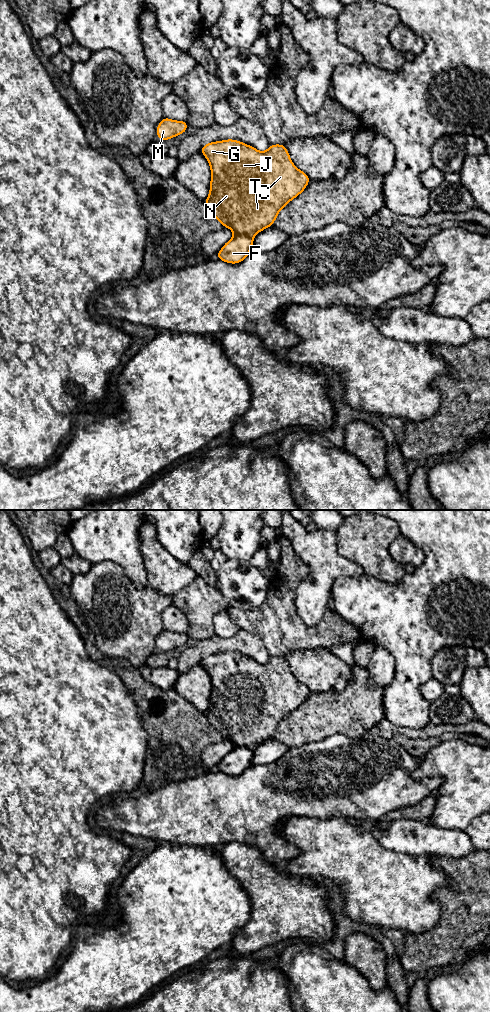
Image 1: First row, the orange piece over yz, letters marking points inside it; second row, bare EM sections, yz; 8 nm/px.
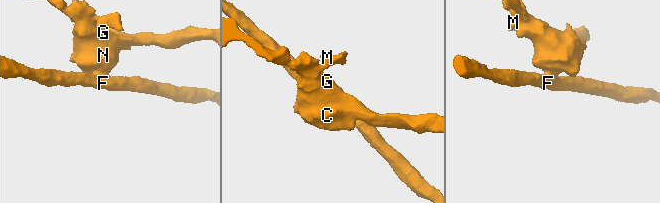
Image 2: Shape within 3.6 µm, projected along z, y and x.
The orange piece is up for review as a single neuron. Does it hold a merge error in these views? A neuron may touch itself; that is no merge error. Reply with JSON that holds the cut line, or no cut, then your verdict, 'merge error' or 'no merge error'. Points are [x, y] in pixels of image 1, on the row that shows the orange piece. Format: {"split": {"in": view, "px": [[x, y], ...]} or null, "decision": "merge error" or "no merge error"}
{"split": {"in": "yz", "px": [[234, 234], [247, 234], [252, 238]]}, "decision": "merge error"}

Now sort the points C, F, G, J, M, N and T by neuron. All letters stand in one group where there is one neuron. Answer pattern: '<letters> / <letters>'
C G J M N T / F

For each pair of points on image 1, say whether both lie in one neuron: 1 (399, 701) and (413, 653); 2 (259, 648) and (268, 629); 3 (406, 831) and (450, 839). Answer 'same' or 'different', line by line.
1: same
2: different
3: same

